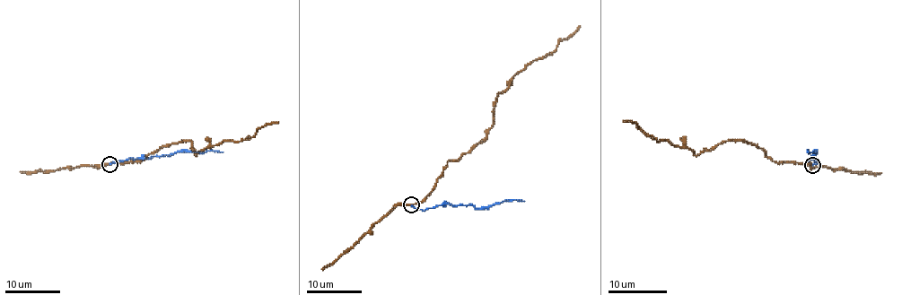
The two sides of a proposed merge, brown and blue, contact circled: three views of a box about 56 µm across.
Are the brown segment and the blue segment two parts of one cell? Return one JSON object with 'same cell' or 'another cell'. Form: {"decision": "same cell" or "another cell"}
{"decision": "another cell"}

